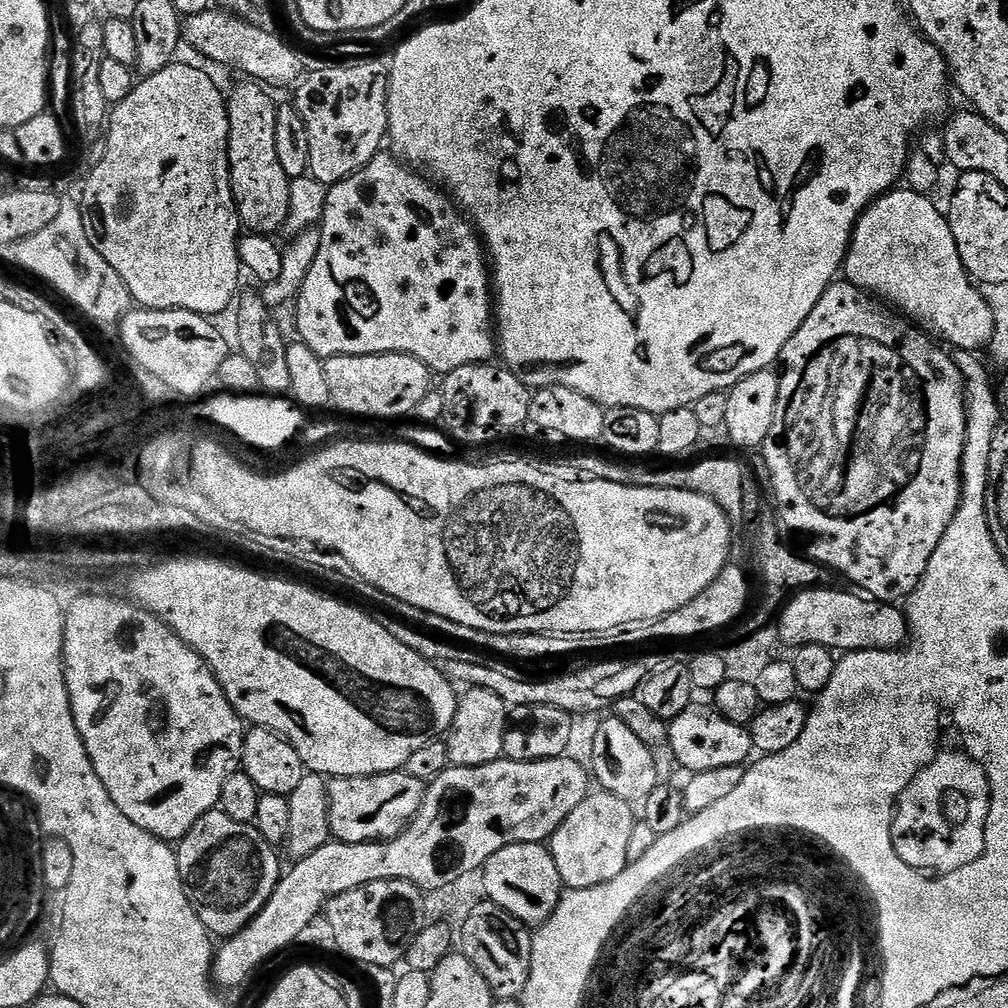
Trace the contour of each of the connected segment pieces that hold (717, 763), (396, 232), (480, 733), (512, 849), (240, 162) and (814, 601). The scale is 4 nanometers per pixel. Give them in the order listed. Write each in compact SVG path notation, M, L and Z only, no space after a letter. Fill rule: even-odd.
M689 706L678 718L668 724L667 747L672 748L676 760L689 773L719 770L723 767L747 765L748 755L753 755L751 731L743 724L727 720L715 707Z
M378 154L365 168L327 189L323 219L318 228L321 246L313 265L310 266L309 273L306 274L300 293L295 298L299 339L321 358L379 356L381 352L397 352L418 358L436 374L453 372L458 370L458 366L491 361L492 355L495 357L498 352L498 341L494 331L494 289L490 275L490 261L479 232L443 187L437 186L427 175L421 174L415 167L409 166L395 155L384 155Z
M485 688L467 689L468 693L461 695L456 701L456 713L452 727L446 733L446 743L448 746L448 763L453 768L477 768L486 766L490 762L501 759L504 756L504 735L508 729L510 719L509 705L505 704L498 694L494 694Z
M511 844L494 854L482 869L484 892L489 901L497 904L506 914L529 926L546 924L554 914L564 884L560 881L558 866L554 866L551 847L544 844Z
M244 82L231 93L227 93L228 102L228 165L232 179L232 193L236 199L236 215L241 225L253 236L275 237L276 231L283 229L290 214L290 190L292 180L282 170L278 162L278 146L274 142L277 101L272 101L272 92L256 82Z
M829 586L805 588L785 603L778 616L780 636L795 650L807 644L826 646L840 654L874 650L875 648L903 648L909 639L908 617L895 603L865 598L852 592L839 592Z

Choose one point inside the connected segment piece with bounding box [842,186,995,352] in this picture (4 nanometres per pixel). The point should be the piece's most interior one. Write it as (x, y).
(902, 253)

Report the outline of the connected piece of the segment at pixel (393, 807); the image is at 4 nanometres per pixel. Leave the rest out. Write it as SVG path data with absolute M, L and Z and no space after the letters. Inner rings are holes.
M406 771L383 772L380 776L338 776L328 780L330 830L341 844L369 844L399 836L424 801L425 781L410 778Z

